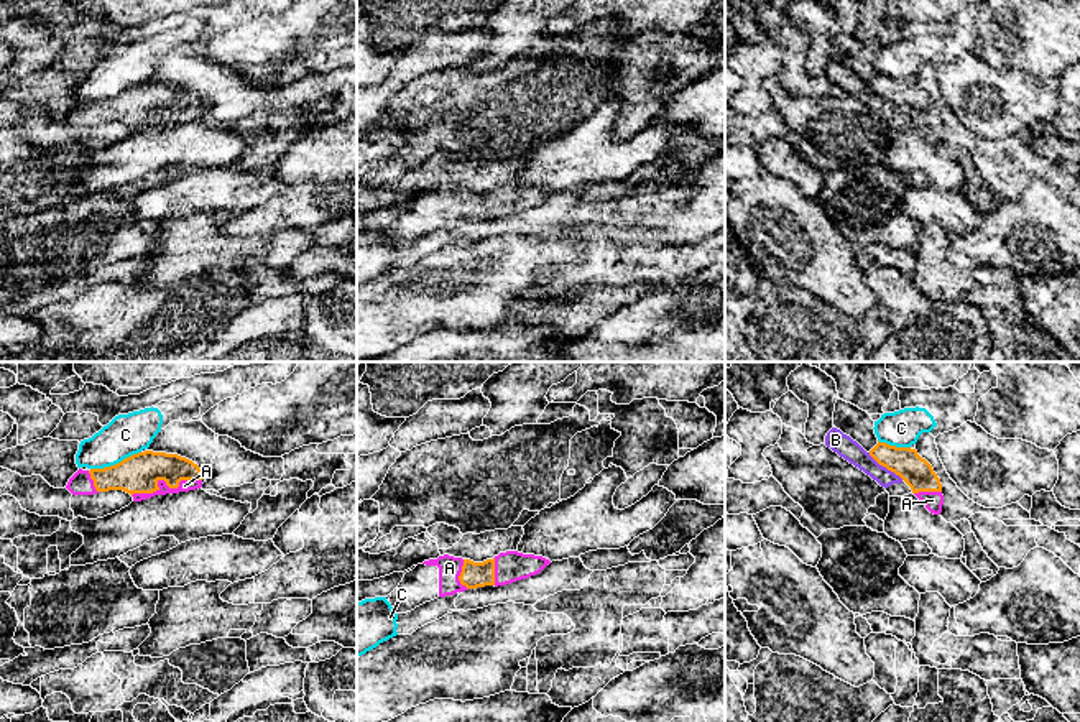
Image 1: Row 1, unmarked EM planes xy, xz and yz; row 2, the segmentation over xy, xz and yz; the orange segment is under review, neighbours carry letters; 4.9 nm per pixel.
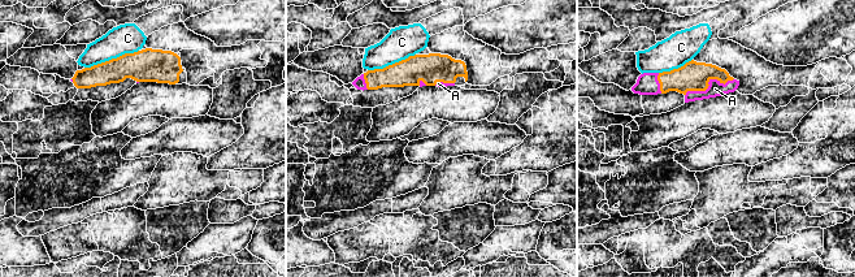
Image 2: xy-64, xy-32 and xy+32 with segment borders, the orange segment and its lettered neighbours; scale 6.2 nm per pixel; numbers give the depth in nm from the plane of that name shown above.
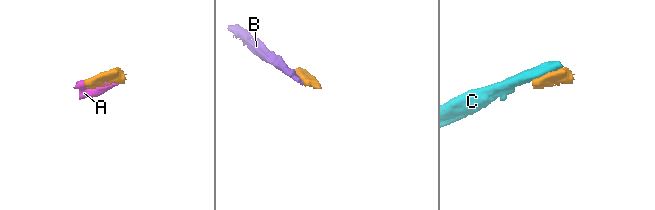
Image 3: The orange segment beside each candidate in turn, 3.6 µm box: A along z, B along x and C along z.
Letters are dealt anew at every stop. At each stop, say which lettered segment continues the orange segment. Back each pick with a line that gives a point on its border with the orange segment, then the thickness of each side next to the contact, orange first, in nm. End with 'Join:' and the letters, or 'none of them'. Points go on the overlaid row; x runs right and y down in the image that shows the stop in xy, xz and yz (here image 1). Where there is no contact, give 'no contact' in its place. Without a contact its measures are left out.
A: xy (165, 481) | 190/60 nm
Join: A

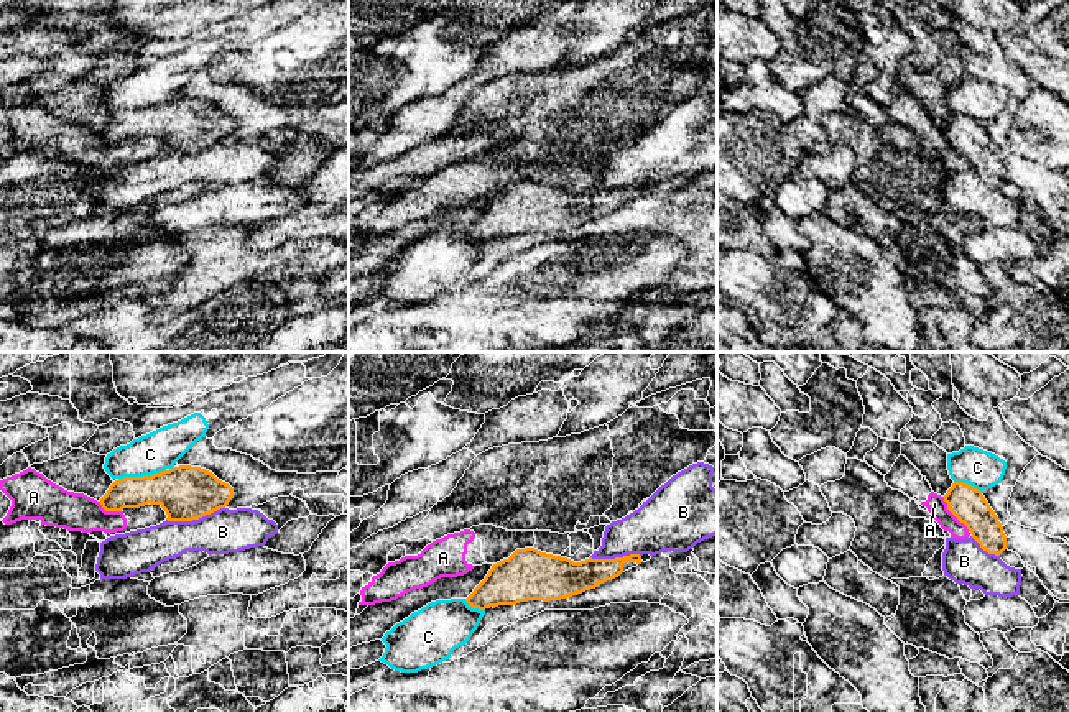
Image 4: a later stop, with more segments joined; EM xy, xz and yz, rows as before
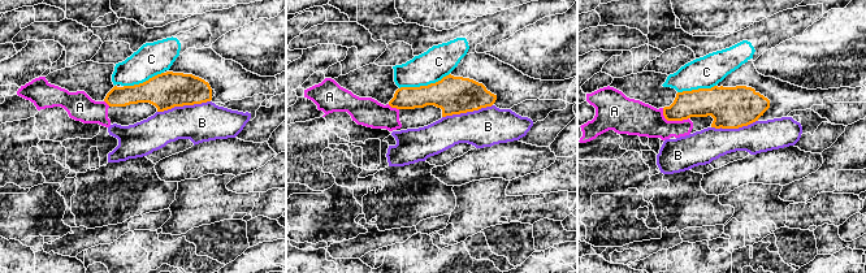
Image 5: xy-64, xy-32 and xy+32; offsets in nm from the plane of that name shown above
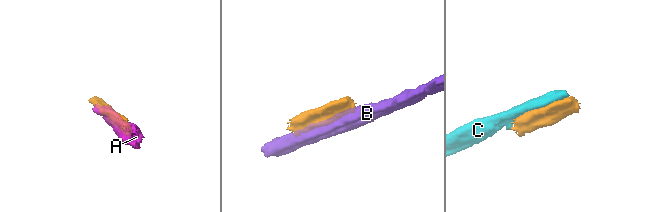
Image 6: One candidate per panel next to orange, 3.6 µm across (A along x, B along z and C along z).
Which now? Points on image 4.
Join: none of them

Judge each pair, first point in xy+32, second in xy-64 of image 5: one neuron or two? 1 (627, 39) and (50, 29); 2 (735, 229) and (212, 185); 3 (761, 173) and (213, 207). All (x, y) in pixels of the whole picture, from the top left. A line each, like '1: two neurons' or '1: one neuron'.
1: one neuron
2: one neuron
3: two neurons

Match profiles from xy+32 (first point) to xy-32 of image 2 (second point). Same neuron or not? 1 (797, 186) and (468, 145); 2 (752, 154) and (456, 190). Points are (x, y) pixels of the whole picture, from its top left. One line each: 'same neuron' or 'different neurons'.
1: different neurons
2: different neurons

